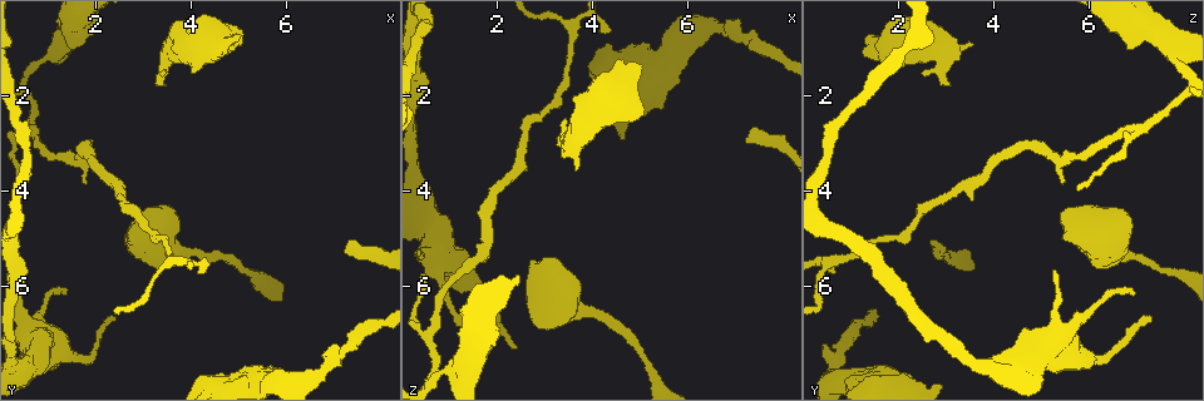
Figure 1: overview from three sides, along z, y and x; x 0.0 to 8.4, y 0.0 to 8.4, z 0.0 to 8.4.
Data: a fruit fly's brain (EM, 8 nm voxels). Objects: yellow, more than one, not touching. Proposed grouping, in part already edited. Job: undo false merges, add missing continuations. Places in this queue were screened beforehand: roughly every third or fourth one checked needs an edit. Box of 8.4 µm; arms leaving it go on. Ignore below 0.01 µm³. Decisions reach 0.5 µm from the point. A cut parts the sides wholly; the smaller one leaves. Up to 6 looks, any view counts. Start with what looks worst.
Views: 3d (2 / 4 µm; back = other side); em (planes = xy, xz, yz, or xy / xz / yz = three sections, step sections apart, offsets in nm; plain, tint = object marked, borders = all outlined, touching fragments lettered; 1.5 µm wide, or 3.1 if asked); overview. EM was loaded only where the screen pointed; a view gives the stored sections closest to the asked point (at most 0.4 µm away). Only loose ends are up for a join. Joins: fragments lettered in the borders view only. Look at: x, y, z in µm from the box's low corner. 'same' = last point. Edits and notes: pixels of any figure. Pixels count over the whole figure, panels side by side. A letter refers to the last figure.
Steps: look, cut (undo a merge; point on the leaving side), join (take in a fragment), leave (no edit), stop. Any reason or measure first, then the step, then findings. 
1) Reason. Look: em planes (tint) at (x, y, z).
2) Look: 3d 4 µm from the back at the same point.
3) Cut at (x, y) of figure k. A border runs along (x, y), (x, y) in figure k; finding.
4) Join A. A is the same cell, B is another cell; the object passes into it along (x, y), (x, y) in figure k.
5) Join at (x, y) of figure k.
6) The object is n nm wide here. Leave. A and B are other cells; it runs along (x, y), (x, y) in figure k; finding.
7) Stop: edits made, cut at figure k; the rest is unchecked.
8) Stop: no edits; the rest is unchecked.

Branch stops here. Look: em planes (borders) at (3.50, 1.80, 3.10).

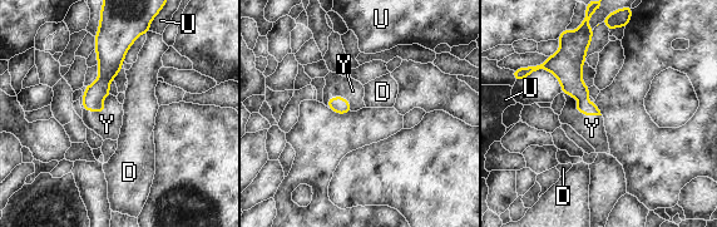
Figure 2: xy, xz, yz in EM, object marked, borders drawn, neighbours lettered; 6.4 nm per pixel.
Join Y. Y is the same cell, D and U are other cells; the cell continues.

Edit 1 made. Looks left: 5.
Branch stops here. Look: 3d 2 µm at (2.40, 6.60, 7.35).

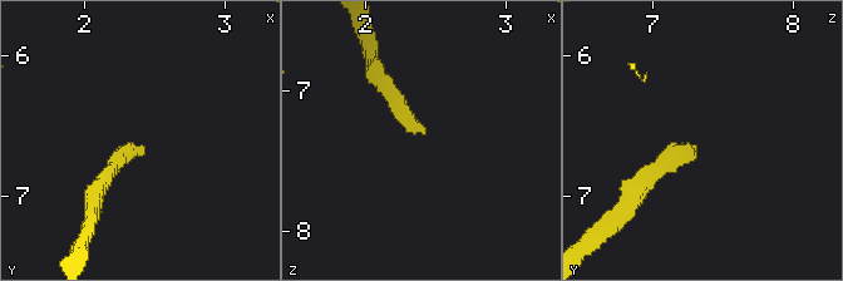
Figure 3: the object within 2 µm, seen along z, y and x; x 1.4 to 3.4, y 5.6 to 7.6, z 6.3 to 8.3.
Look: em yz step 8 (tint) at (2.44, 6.66, 7.30).

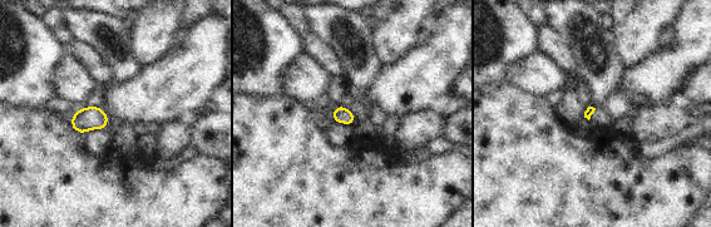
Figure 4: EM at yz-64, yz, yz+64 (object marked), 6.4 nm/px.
Look: em yz step 8 (borders) at the same point.

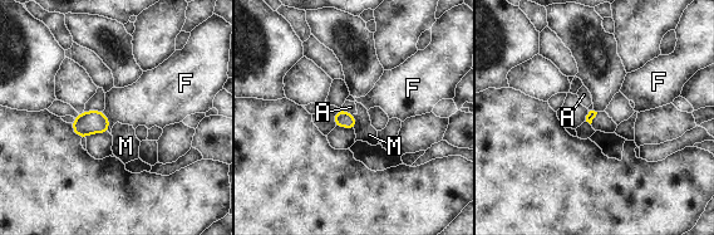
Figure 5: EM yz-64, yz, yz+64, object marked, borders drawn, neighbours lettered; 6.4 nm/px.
Leave. A, F and M are other cells; a border runs along (340, 108), (351, 114) in figure 5; none of them fits.

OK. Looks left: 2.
Arms part here. Look: 3d 2 µm from the back at (3.55, 5.50, 0.65).

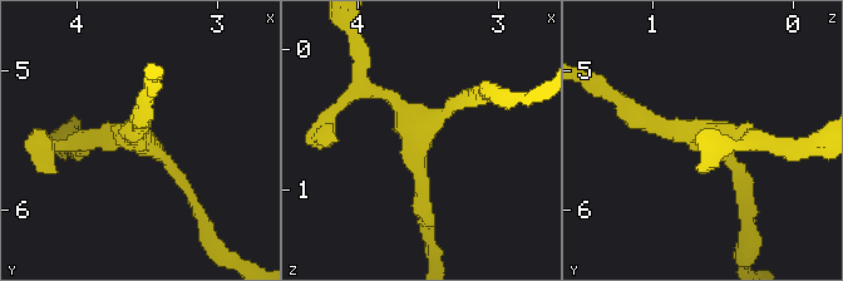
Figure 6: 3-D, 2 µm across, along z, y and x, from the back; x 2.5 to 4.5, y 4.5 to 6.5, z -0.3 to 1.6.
3 arms meet here; need the tissue. Look: em planes (borders) at (3.58, 5.46, 0.64).

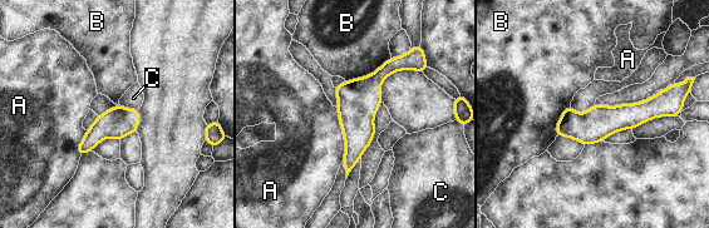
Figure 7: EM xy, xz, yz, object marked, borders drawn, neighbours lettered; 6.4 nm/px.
Leave. A, B and C are other cells; a border runs along (336, 108), (345, 143), (344, 159) in figure 7; all the same cell.

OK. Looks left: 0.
Stop: edits made, join at figure 2; the rest is unchecked.

